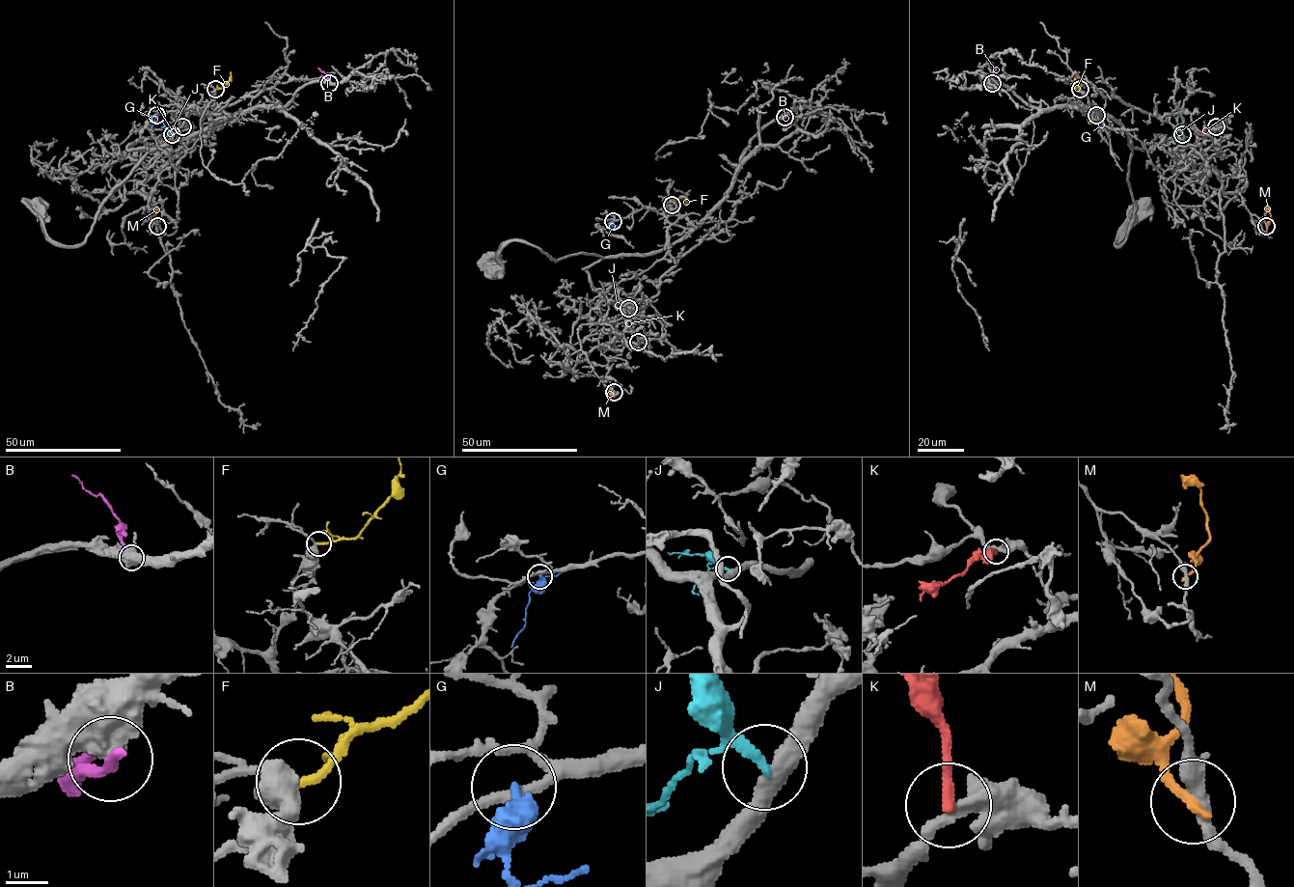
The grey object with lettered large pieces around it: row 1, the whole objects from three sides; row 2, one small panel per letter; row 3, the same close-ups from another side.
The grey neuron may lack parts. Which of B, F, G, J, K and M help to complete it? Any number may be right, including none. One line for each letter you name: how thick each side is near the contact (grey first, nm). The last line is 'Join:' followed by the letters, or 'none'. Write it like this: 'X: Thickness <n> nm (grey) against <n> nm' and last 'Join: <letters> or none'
F: Thickness 360 nm (grey) against 200 nm
Join: F

